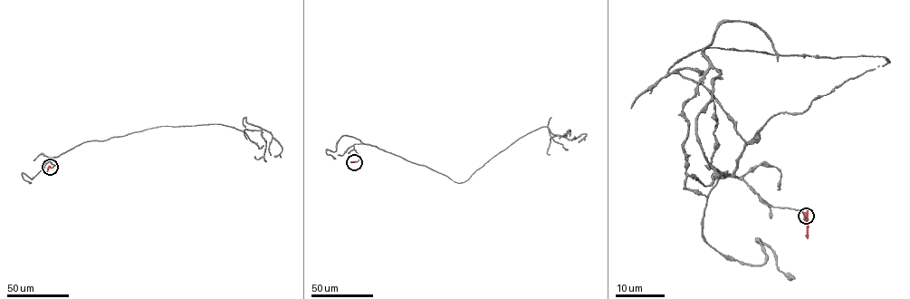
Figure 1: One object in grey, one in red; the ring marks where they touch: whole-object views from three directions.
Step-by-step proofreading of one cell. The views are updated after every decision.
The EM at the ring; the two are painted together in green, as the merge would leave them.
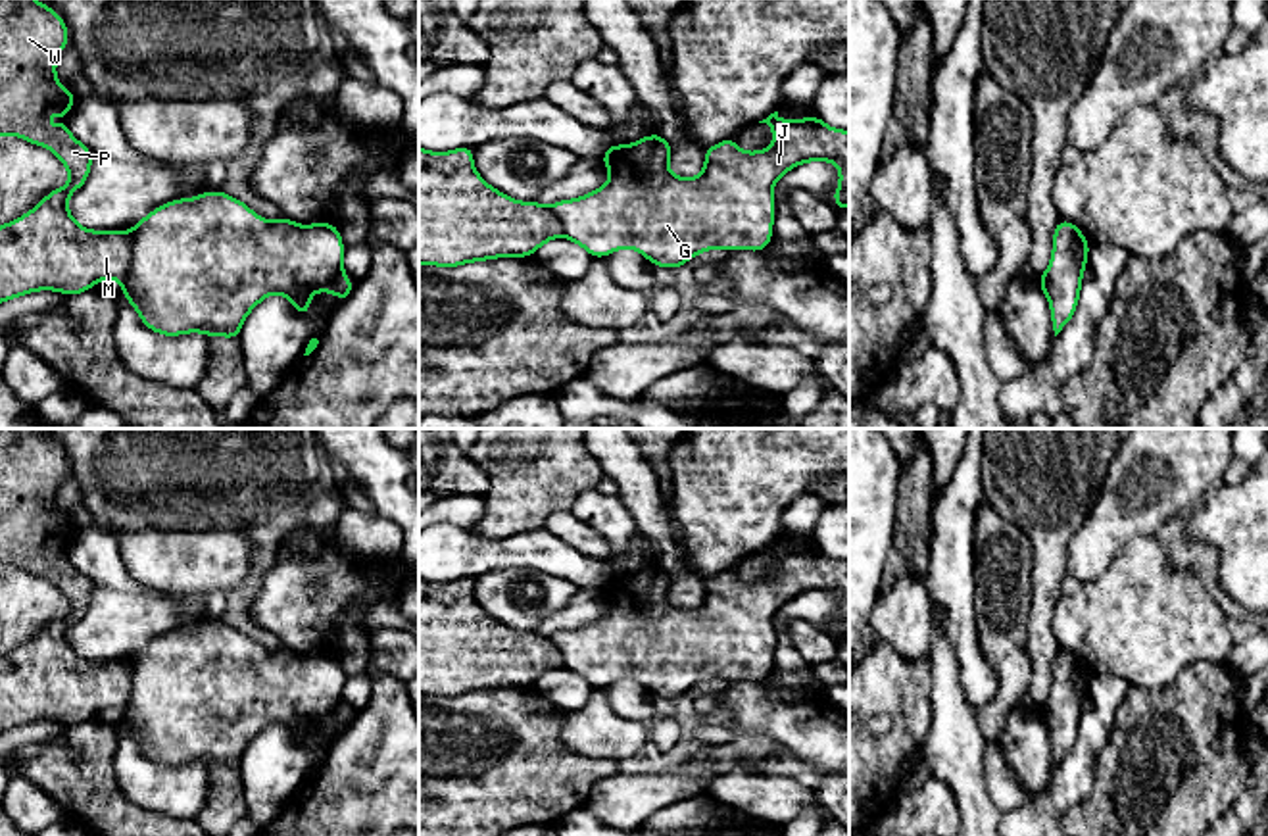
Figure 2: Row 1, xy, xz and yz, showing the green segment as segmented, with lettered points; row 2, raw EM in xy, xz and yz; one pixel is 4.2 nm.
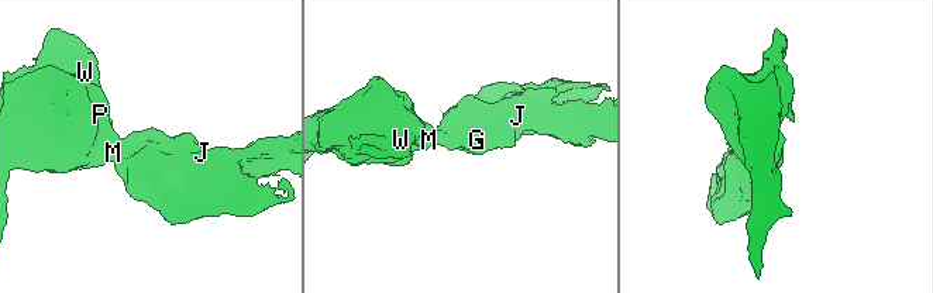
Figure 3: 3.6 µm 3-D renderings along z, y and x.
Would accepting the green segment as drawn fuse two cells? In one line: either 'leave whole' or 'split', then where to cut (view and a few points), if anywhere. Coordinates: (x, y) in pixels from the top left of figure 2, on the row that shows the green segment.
split; cut in xy along (129, 233), (131, 264), (121, 279)

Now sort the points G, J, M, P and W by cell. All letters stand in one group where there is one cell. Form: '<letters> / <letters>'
G J / M P W

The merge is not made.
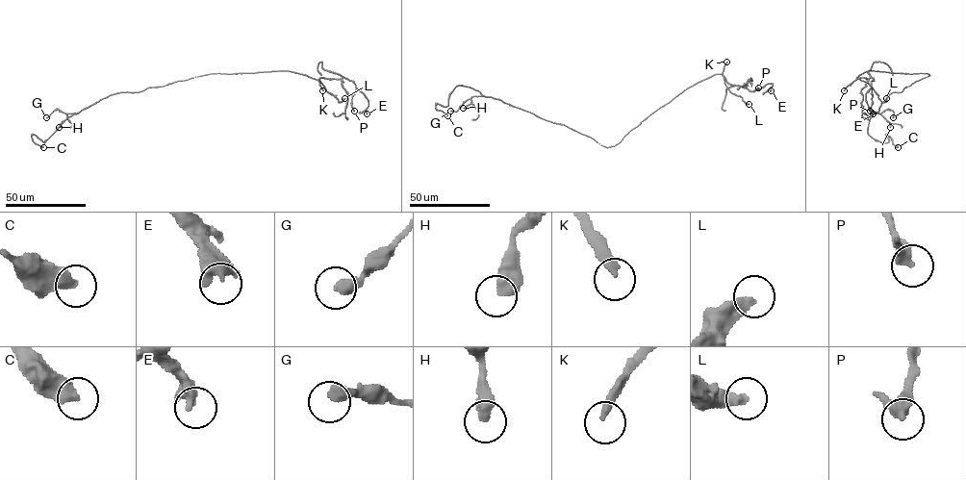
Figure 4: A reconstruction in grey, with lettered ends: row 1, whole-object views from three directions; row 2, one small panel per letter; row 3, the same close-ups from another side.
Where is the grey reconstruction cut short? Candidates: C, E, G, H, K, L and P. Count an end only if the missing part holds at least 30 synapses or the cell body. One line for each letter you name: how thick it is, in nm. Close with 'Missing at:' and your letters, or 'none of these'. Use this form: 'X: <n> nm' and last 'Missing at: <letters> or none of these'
K: 280 nm
Missing at: K

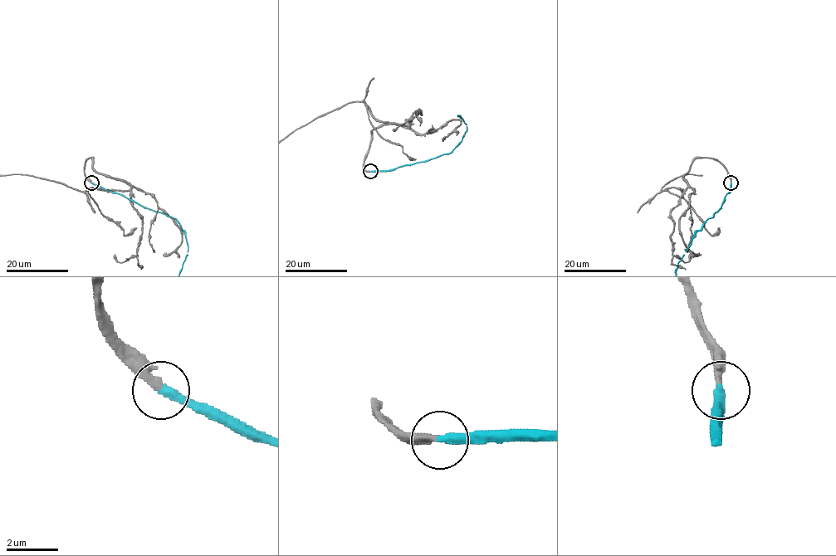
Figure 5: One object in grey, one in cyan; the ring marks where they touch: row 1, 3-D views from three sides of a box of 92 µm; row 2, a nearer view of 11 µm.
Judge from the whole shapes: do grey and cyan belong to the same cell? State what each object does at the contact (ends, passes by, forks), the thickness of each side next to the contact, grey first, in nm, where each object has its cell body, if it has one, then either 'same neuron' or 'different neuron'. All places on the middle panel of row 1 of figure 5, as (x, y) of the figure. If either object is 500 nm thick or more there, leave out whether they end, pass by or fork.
grey ends; cyan ends; calibres 300 and 360 nm; soma grey none; soma cyan none; same neuron

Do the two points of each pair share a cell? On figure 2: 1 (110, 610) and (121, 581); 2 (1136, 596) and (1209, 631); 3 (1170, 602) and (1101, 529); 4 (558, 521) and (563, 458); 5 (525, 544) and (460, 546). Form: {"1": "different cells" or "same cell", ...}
{"1": "different cells", "2": "same cell", "3": "different cells", "4": "different cells", "5": "same cell"}

